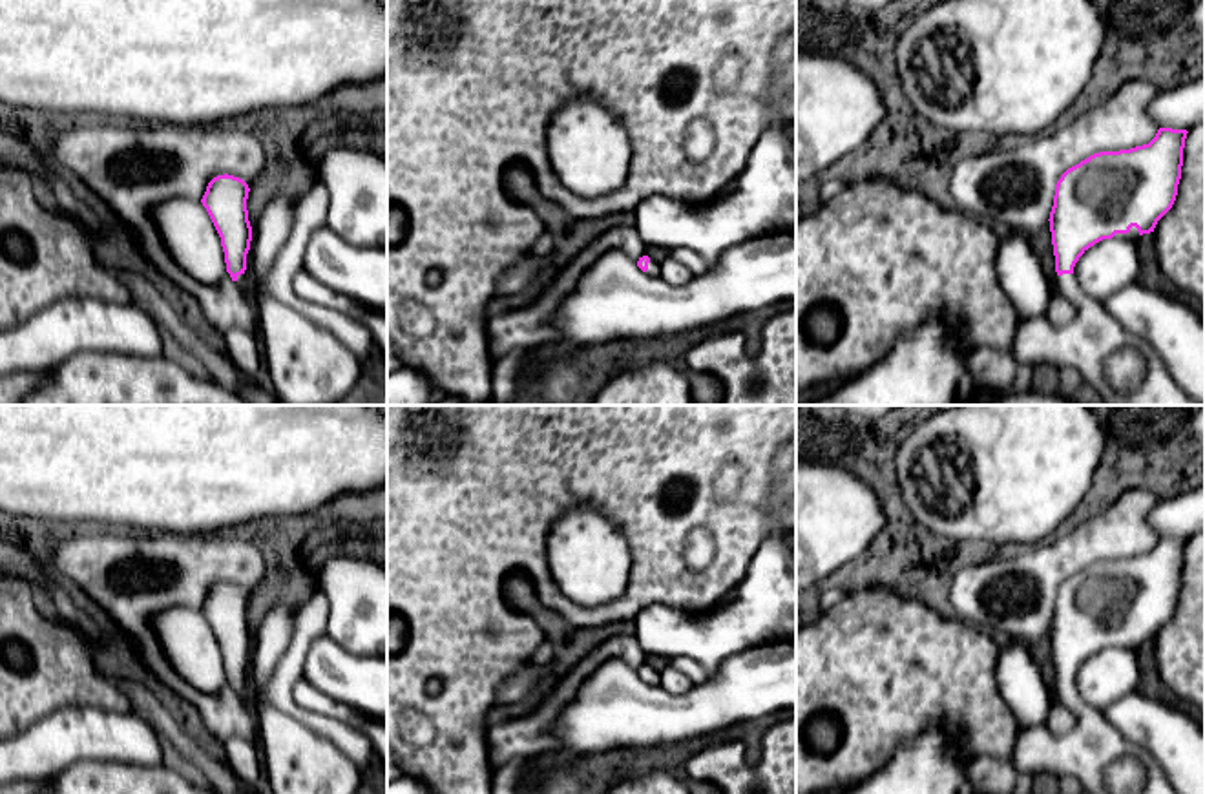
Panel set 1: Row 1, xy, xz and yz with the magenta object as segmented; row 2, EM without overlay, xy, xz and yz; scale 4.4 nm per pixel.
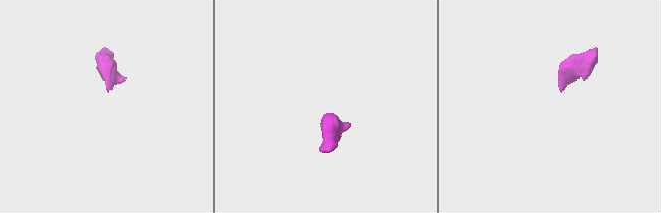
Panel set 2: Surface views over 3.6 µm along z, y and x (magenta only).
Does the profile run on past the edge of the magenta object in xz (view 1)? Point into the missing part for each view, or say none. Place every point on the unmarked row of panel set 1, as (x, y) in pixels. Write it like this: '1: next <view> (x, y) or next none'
1: next xz (652, 676)

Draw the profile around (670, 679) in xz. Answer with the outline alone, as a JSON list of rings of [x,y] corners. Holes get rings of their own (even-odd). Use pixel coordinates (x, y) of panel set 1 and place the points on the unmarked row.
[[[668,664],[665,670],[659,672],[659,686],[665,692],[681,695],[686,694],[694,684],[683,672]]]

